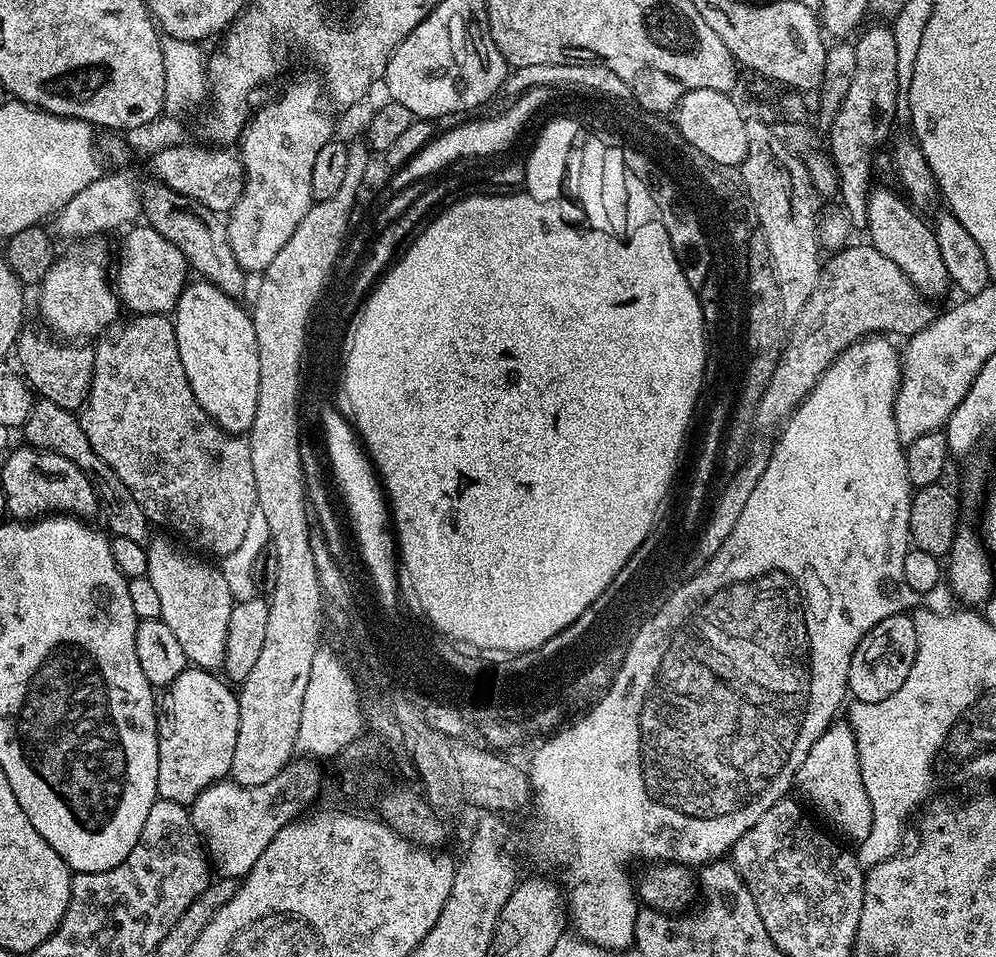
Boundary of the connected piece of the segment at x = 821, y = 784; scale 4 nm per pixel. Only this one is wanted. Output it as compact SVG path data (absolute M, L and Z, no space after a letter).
M833 723L810 746L810 754L796 771L795 787L829 820L836 824L840 832L845 832L853 842L865 840L870 834L870 826L874 822L870 794L866 794L866 786L862 782L862 770L858 762L856 742L851 731L843 723Z

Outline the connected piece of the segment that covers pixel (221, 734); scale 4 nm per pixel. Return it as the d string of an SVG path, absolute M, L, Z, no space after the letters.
M195 666L185 668L174 682L159 693L156 702L156 737L158 738L158 786L159 799L190 806L211 784L219 784L232 771L234 742L238 742L237 693L216 677L217 673Z

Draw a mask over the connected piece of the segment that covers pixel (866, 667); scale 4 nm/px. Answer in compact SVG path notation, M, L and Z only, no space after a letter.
M897 614L882 618L862 637L850 658L849 693L858 700L890 698L890 694L894 694L894 690L906 682L910 666L914 666L915 653L916 635L911 615Z

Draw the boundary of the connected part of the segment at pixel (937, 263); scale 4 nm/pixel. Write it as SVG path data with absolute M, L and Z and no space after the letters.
M876 186L868 195L867 243L871 244L874 250L878 250L878 254L886 254L886 258L890 258L894 266L898 266L898 270L919 290L921 296L944 296L948 288L950 289L950 281L946 265L942 262L941 251L938 250L933 225L928 220L926 222L922 217L916 216L920 215L917 209L899 191L896 192Z

